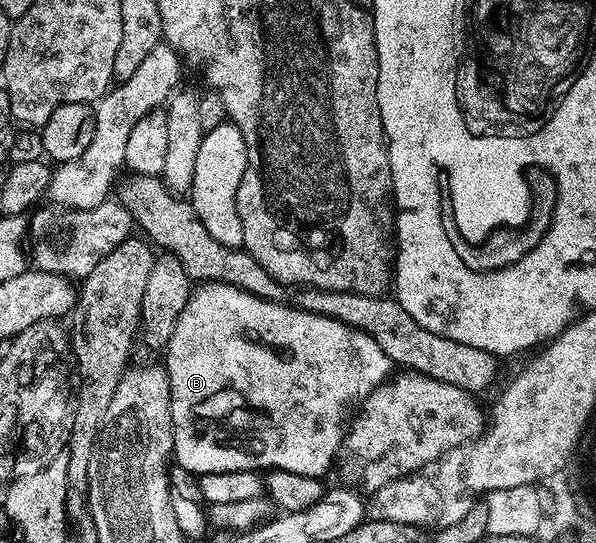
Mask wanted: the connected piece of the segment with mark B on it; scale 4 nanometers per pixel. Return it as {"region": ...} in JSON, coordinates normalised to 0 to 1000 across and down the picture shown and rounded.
{"region":[[[341,519],[337,525],[327,527],[319,538],[319,552],[309,562],[309,573],[299,580],[295,591],[295,606],[292,608],[292,621],[284,634],[279,661],[275,659],[275,674],[279,685],[284,687],[285,705],[285,751],[289,753],[289,783],[292,801],[292,836],[290,843],[295,847],[297,858],[307,860],[312,867],[320,869],[331,877],[347,875],[349,871],[383,871],[384,867],[431,867],[435,871],[451,871],[461,867],[482,867],[483,871],[510,871],[525,882],[545,877],[545,867],[562,858],[567,842],[567,823],[574,818],[574,805],[577,799],[577,781],[582,777],[584,762],[581,755],[586,753],[587,742],[599,744],[602,738],[617,733],[633,713],[656,689],[658,670],[654,659],[644,650],[644,643],[638,643],[638,635],[631,635],[631,628],[624,628],[624,621],[617,621],[617,613],[599,610],[594,602],[572,595],[570,591],[550,584],[549,580],[532,580],[522,573],[507,571],[505,564],[493,562],[493,565],[478,565],[473,554],[461,554],[458,551],[438,551],[423,540],[406,536],[399,529],[391,529],[381,521],[349,521]]]}

